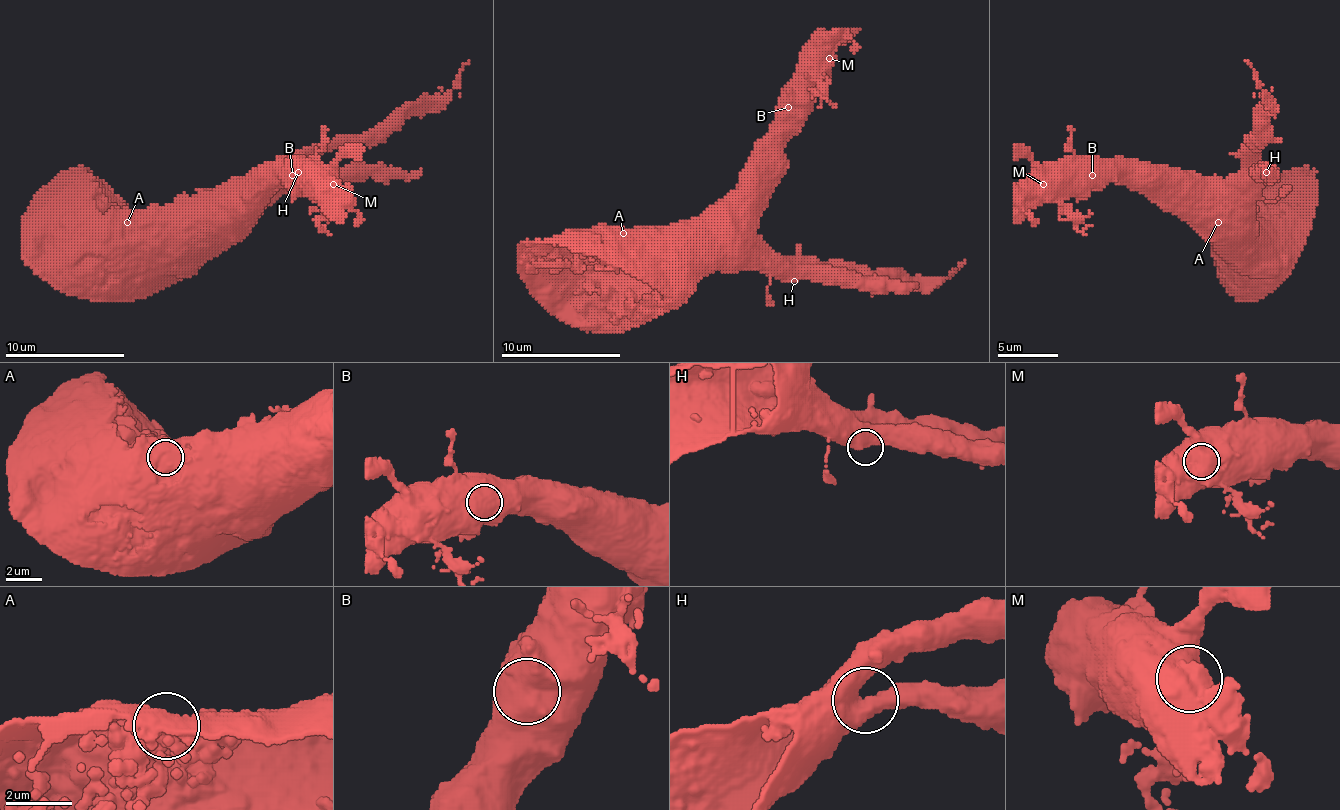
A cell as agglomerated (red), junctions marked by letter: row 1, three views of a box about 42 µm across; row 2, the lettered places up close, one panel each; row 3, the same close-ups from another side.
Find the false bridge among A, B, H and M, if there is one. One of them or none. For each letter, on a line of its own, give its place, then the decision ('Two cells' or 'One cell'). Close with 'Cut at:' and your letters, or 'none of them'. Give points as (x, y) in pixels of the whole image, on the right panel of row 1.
A: Place: (1218, 222). One cell
B: Place: (1092, 175). One cell
H: Place: (1266, 172). One cell
M: Place: (1043, 184). One cell
Cut at: none of them

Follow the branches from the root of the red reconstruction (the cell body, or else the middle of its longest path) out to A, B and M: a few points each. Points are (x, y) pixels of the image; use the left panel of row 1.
A: (250, 225), (127, 222)
B: (250, 225), (250, 216), (262, 201), (292, 175)
M: (250, 225), (250, 216), (283, 181), (334, 183)

